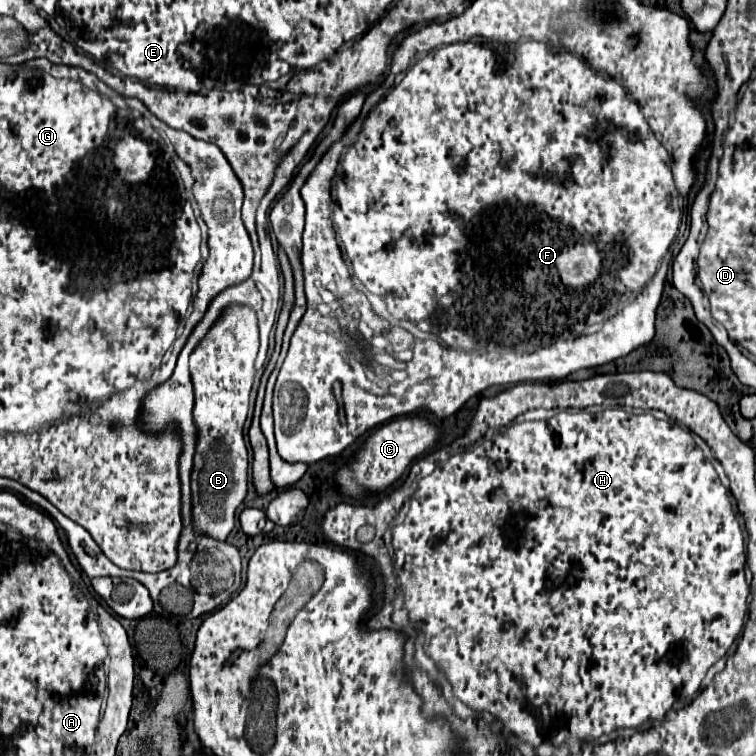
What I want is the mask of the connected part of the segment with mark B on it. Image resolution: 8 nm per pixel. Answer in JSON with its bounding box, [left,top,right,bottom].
[189,305,259,541]

